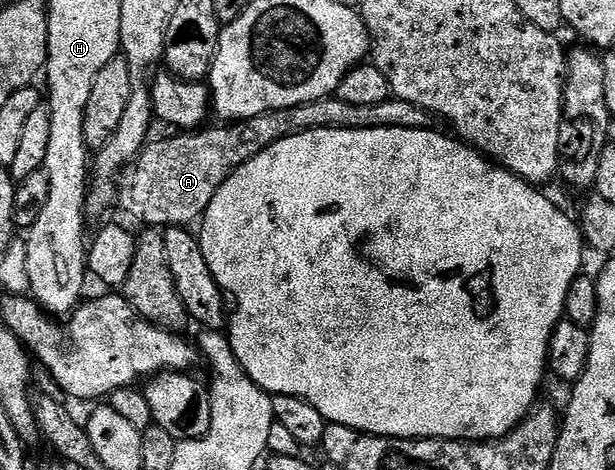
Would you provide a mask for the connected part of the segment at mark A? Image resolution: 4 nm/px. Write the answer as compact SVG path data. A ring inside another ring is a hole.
M330 97L259 113L250 119L229 121L221 125L225 127L209 125L192 133L173 133L170 139L154 138L146 142L140 155L121 172L115 187L115 199L131 218L145 223L141 225L153 229L189 227L204 216L223 181L227 181L235 169L251 161L251 157L275 145L275 141L283 141L299 131L319 129L394 127L423 131L430 126L429 122L429 112L419 109L419 105L411 105L411 101L396 97L383 101L383 105L347 105L347 101Z

